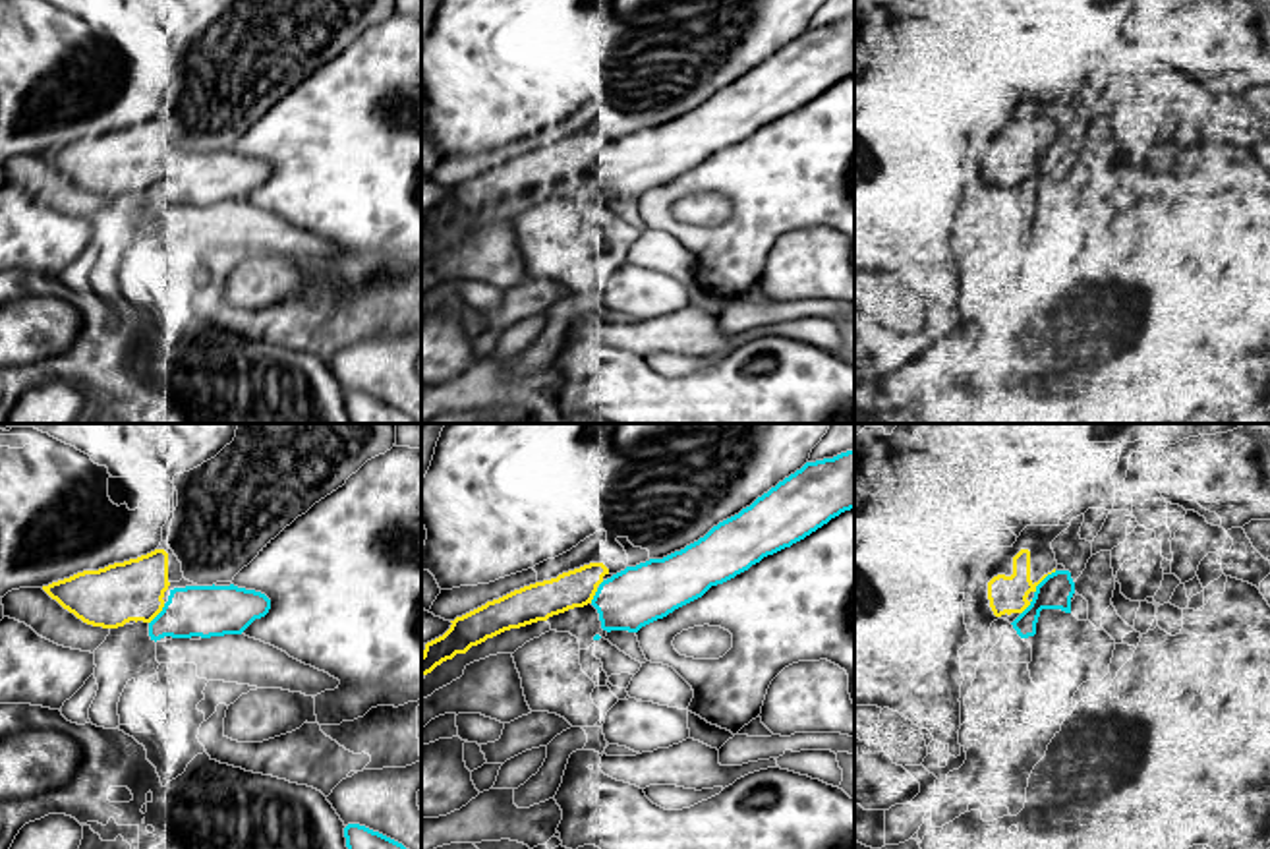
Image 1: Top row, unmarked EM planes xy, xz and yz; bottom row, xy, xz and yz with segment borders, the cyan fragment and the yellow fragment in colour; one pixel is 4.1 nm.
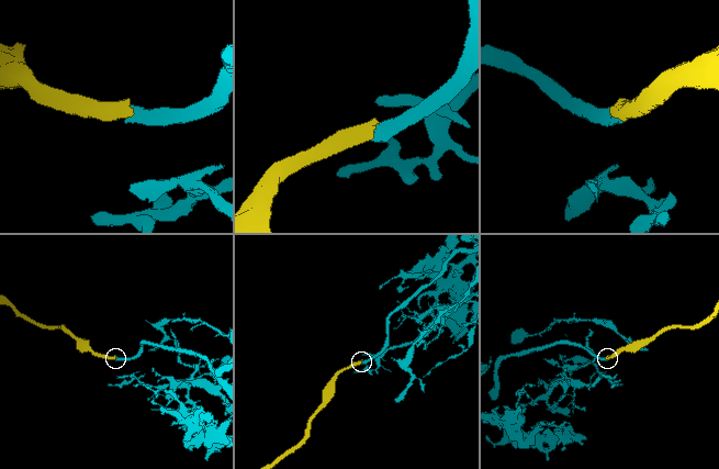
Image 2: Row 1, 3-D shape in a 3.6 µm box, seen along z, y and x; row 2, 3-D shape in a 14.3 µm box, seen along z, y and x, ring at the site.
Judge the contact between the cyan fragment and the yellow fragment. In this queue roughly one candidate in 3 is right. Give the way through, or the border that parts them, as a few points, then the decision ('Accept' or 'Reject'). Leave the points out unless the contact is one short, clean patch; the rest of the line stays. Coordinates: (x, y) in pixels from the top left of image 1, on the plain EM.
Accept

